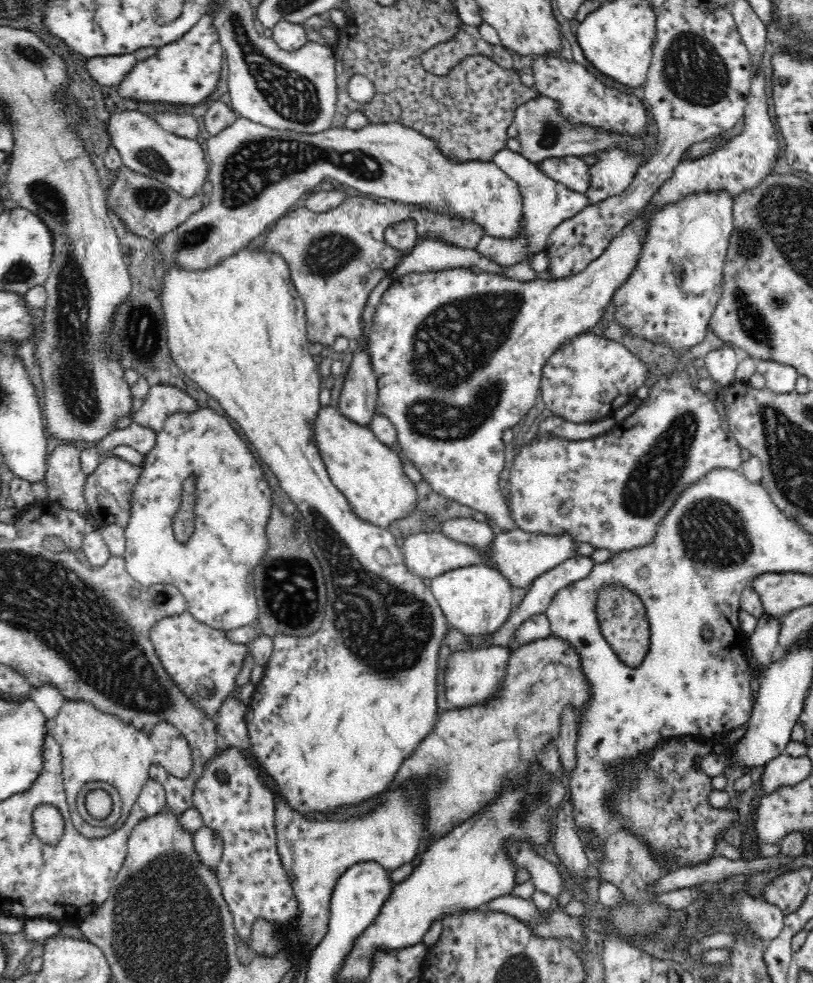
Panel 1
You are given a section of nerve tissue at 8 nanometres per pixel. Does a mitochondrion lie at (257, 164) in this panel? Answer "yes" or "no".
yes

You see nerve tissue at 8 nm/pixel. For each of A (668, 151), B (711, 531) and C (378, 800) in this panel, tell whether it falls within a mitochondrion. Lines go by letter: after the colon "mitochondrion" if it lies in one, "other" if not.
A: other
B: mitochondrion
C: other

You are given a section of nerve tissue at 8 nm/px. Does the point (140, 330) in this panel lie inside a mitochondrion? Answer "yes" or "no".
yes

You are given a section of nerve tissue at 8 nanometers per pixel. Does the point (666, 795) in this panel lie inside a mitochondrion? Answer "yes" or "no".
yes

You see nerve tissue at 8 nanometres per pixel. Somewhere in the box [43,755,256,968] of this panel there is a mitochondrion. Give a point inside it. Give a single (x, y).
(100, 815)

